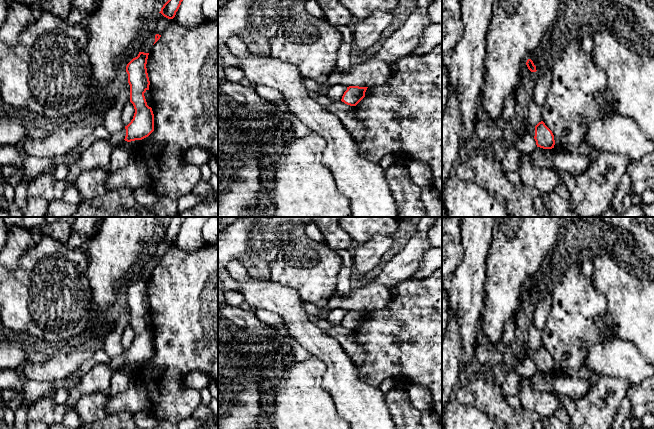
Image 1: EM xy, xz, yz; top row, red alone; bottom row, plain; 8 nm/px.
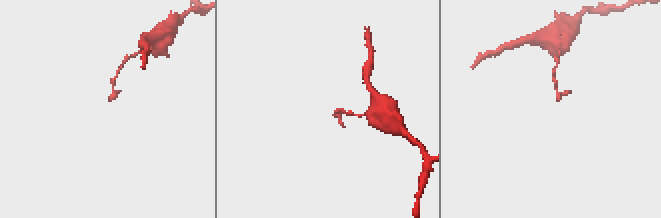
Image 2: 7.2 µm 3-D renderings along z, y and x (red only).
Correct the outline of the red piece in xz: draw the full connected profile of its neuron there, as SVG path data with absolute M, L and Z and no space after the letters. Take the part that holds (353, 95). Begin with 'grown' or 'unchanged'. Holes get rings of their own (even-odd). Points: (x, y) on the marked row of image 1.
unchanged | M349 86L341 101L350 106L356 106L364 97L368 87Z

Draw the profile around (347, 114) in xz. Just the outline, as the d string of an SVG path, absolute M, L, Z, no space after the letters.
M338 101L325 106L325 109L339 118L345 129L356 141L363 138L365 125L357 117L355 106L350 106L342 101Z

